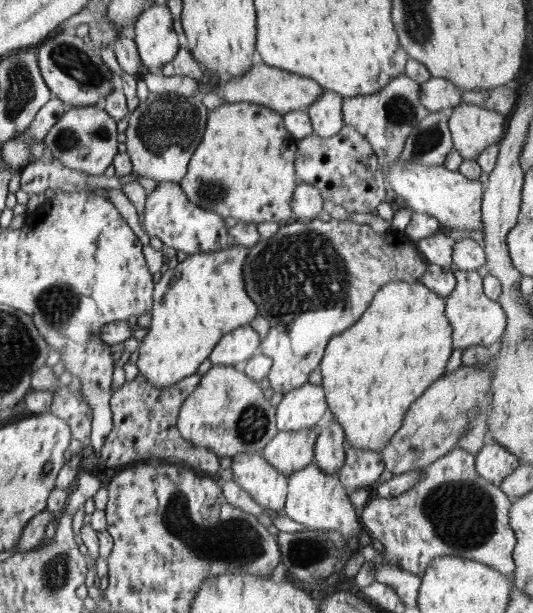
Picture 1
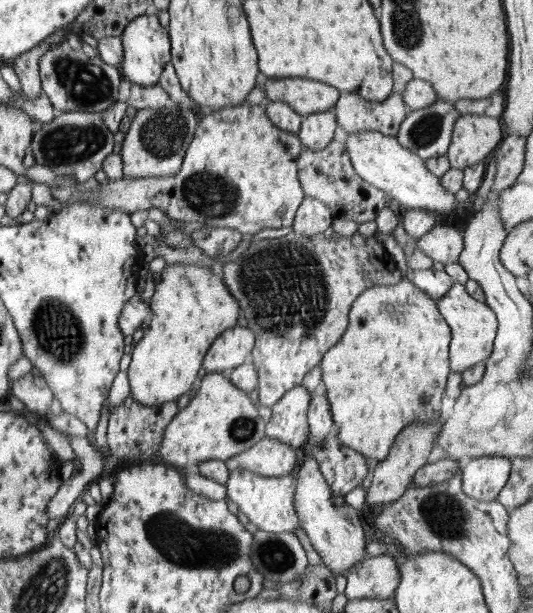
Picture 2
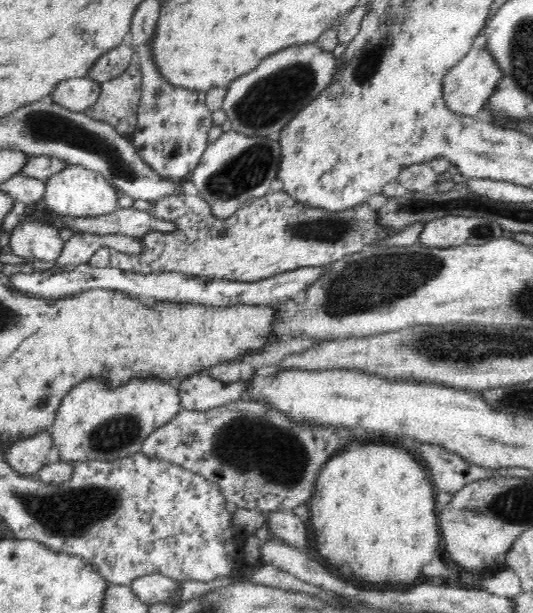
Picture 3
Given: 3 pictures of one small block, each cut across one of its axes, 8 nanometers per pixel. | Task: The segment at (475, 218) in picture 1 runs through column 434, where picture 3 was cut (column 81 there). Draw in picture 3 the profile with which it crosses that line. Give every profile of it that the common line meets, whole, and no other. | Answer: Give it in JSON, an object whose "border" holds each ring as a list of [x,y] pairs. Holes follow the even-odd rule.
{"border":[[[69,165],[62,173],[45,182],[44,202],[47,209],[56,216],[91,218],[116,213],[119,208],[118,191],[100,174],[80,165]]]}

